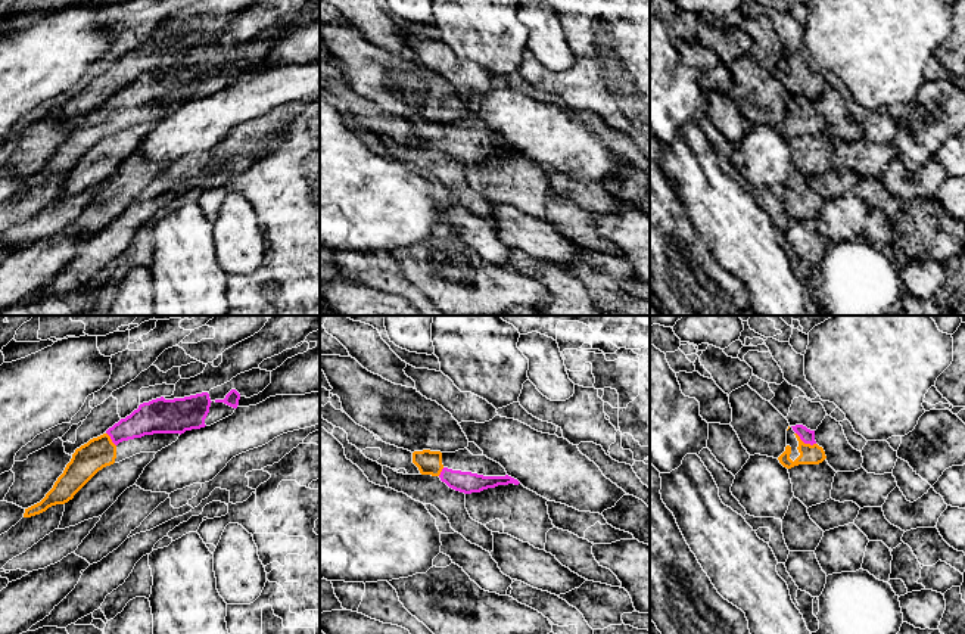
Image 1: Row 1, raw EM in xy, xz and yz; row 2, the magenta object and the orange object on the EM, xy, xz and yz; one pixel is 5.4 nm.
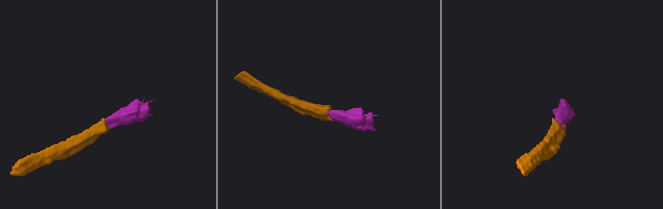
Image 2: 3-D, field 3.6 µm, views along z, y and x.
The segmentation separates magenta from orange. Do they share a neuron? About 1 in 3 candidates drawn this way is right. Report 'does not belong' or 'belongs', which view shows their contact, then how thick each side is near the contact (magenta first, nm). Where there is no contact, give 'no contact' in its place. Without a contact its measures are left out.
belongs | yz | 80/110 nm

